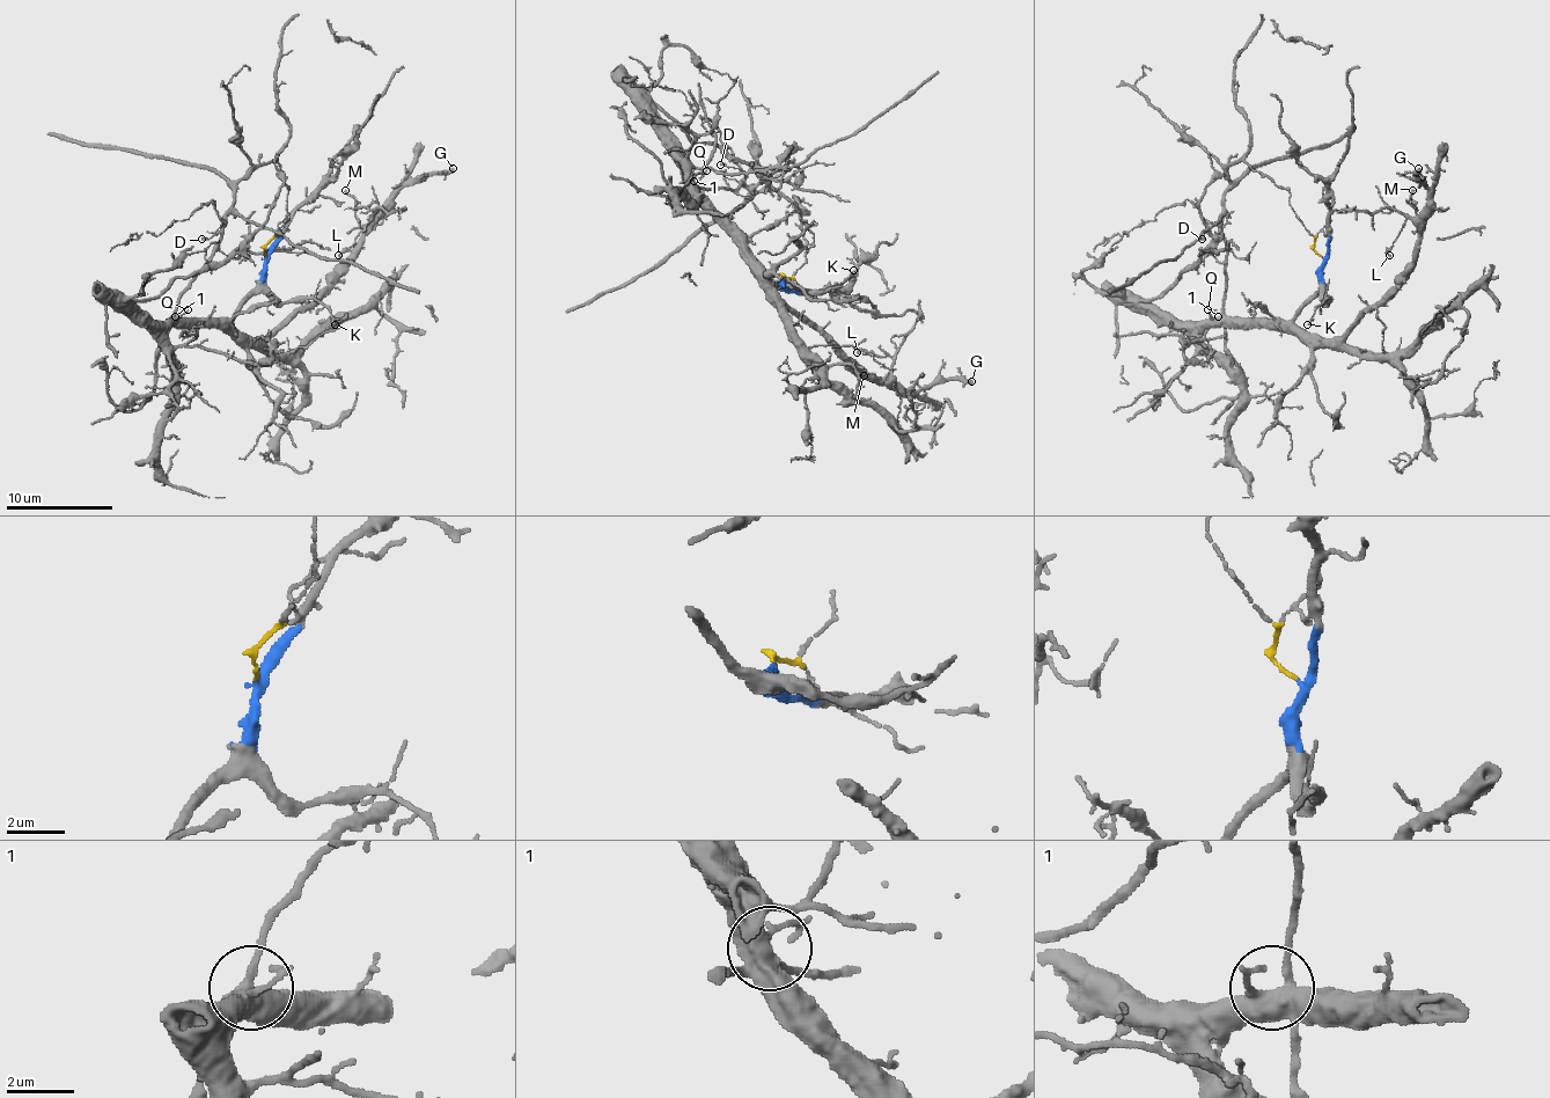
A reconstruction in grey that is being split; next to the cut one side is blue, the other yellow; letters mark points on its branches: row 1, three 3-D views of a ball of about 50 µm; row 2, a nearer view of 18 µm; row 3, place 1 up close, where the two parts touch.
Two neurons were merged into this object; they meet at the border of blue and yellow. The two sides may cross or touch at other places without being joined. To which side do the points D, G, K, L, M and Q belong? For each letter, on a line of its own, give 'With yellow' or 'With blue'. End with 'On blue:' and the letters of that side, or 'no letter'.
D: With yellow
G: With blue
K: With blue
L: With blue
M: With blue
Q: With yellow
On blue: G, K, L, M

